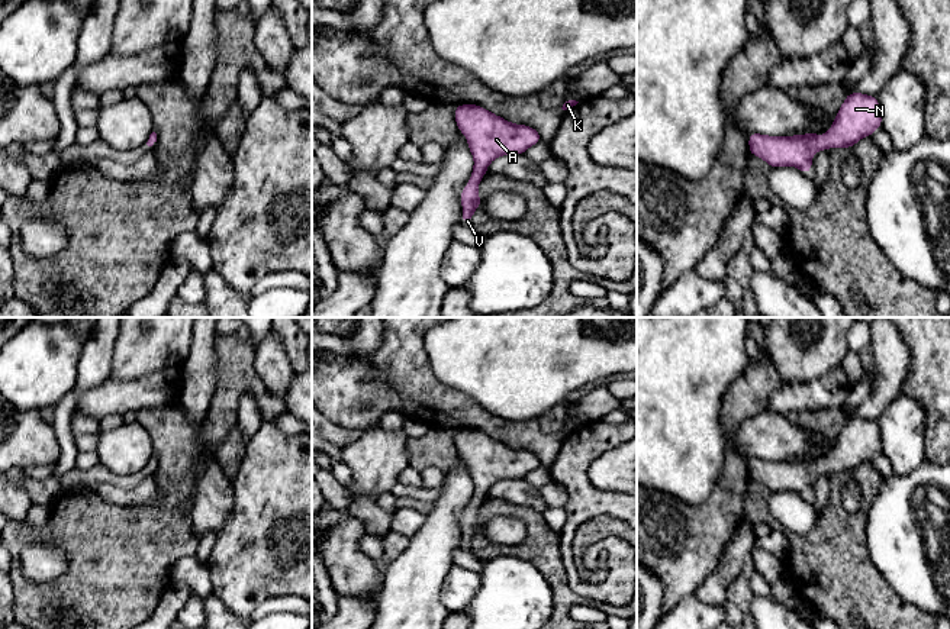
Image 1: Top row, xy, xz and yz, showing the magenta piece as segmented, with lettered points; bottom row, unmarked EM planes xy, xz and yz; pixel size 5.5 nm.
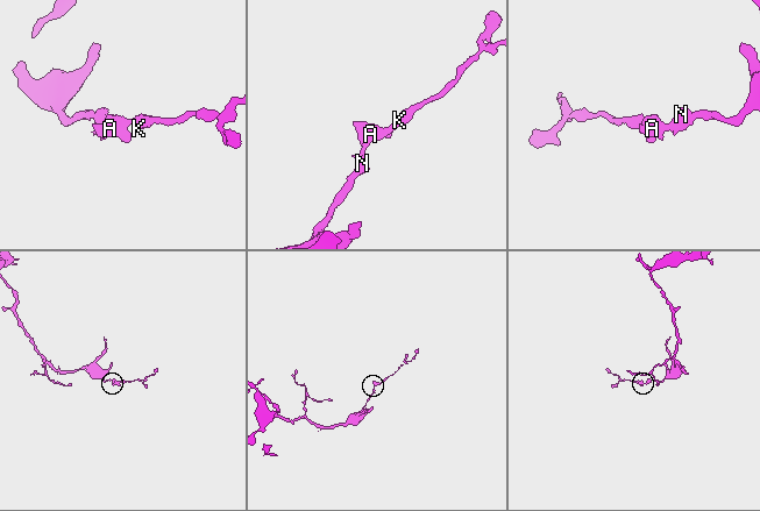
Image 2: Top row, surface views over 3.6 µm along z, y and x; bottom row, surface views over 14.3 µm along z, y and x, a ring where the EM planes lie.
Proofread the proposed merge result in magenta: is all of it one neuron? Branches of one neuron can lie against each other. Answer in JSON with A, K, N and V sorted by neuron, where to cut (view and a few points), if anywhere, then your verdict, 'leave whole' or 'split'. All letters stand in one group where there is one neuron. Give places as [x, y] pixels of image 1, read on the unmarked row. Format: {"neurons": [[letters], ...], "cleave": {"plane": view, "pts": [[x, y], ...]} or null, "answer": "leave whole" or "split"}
{"neurons": [["A", "K", "N", "V"]], "cleave": null, "answer": "leave whole"}

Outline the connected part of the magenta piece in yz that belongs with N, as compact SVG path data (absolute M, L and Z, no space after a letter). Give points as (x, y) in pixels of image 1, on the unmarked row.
M854 416L847 419L824 461L817 458L769 461L750 457L750 480L764 484L772 493L792 490L809 499L817 475L851 472L862 462L872 461L877 452L882 452L877 423Z

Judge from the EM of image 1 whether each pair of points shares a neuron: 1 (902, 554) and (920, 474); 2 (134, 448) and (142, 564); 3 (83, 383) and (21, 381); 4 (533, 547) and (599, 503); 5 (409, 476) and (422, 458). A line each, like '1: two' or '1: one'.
1: one
2: two
3: two
4: two
5: two

